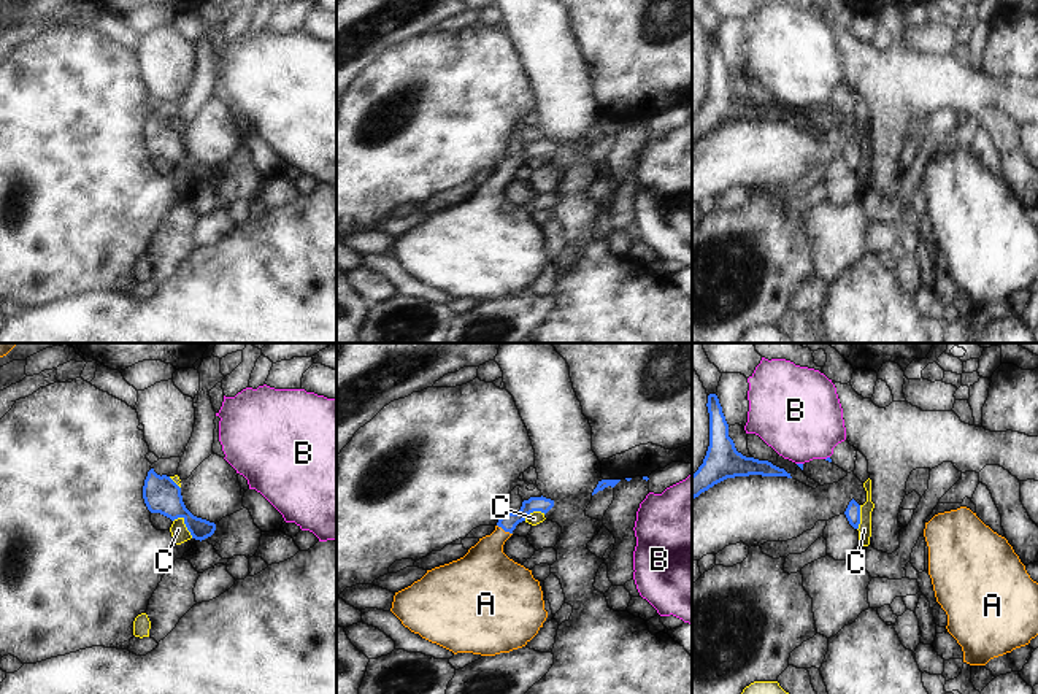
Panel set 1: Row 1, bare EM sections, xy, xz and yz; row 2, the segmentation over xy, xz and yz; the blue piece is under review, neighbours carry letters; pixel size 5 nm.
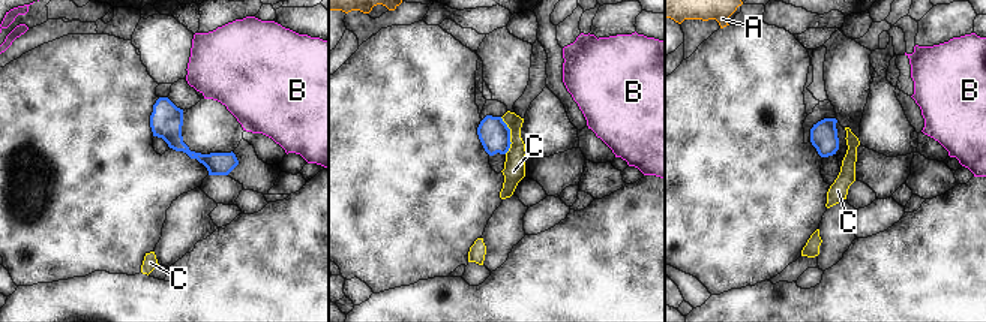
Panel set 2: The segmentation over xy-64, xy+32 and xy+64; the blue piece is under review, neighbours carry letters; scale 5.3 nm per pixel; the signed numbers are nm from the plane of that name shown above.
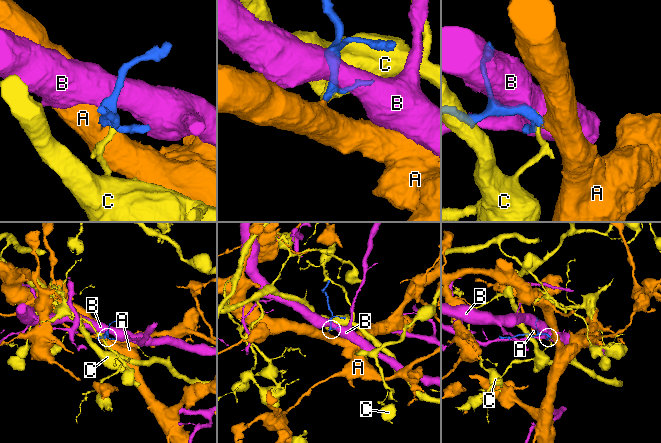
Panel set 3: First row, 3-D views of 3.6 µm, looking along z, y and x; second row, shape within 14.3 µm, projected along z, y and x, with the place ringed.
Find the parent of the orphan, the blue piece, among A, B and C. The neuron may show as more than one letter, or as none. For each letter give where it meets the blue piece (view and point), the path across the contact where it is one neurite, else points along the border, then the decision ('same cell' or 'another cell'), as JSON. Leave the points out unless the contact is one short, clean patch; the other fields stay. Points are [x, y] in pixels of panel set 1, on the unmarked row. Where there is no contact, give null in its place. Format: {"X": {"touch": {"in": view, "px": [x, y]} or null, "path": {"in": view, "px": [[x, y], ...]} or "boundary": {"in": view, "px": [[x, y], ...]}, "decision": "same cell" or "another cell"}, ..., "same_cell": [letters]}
{"A": {"touch": {"in": "xz", "px": [505, 175]}, "path": {"in": "xz", "px": [[508, 165], [505, 175], [489, 192], [484, 219]]}, "decision": "same cell"}, "B": {"touch": {"in": "yz", "px": [800, 108]}, "decision": "another cell"}, "C": {"touch": {"in": "xy", "px": [184, 167]}, "boundary": {"in": "xy", "px": [[175, 162], [183, 164], [192, 181]]}, "decision": "another cell"}, "same_cell": ["A"]}

